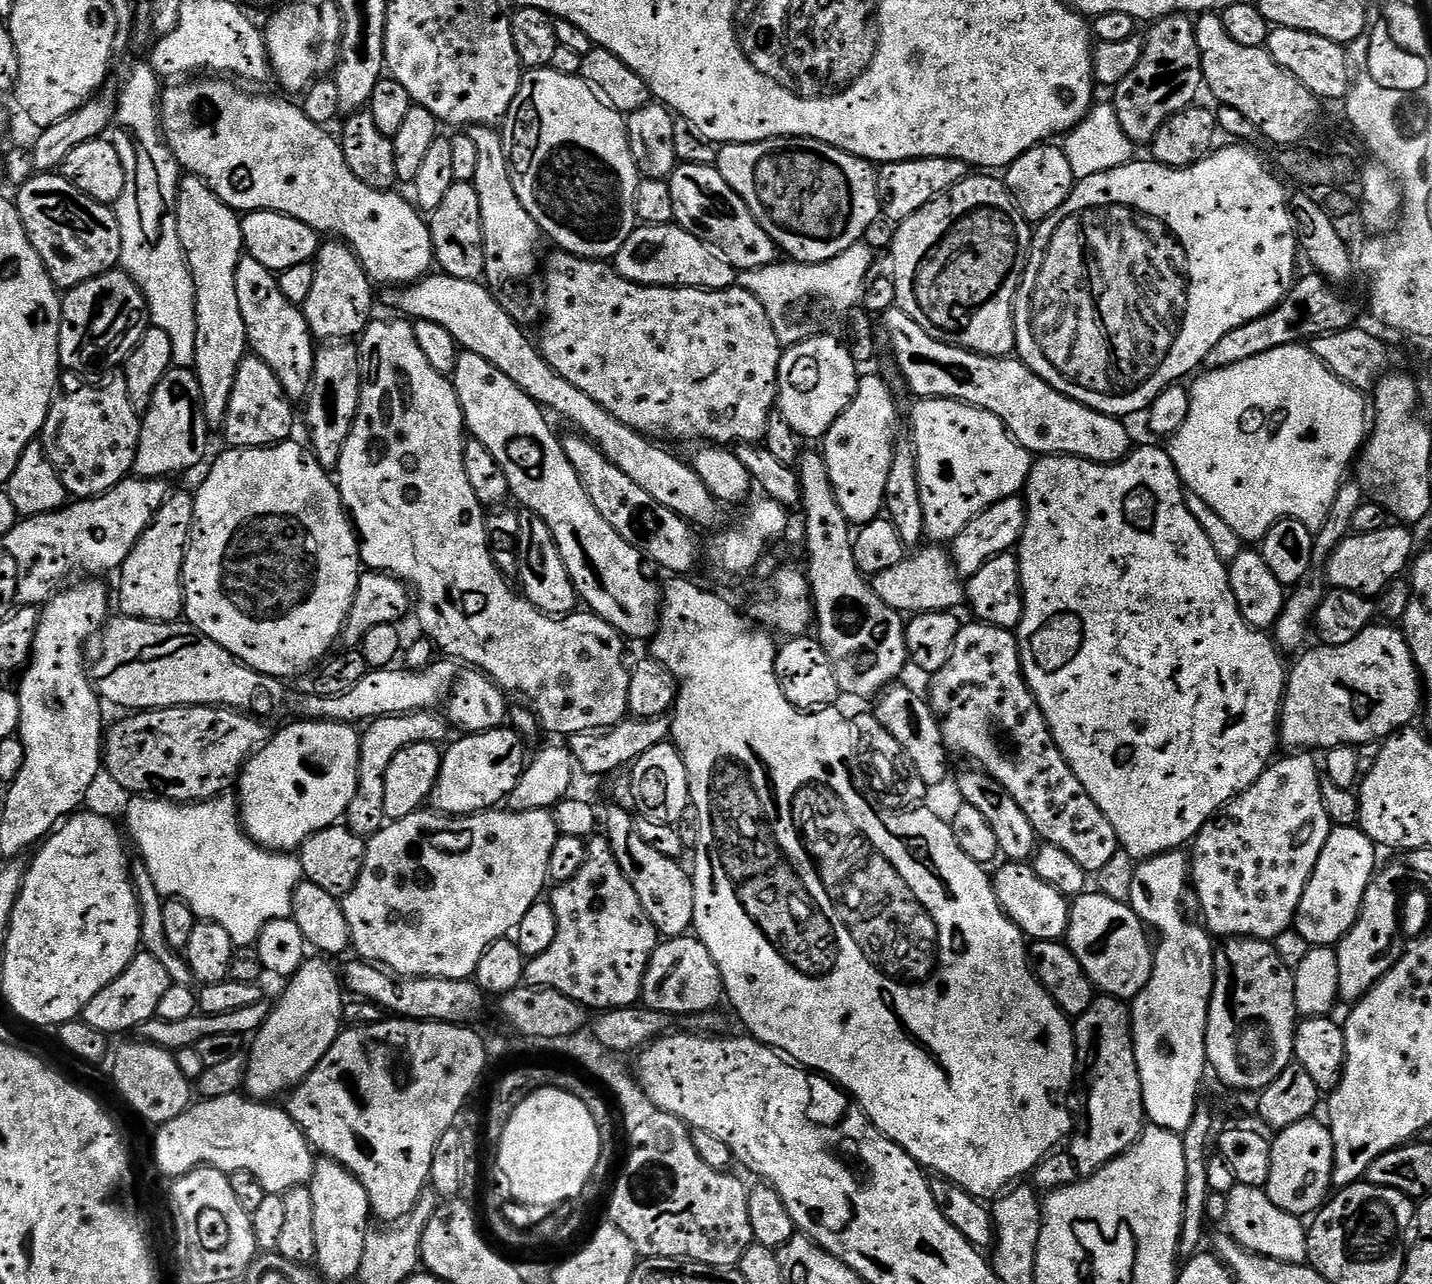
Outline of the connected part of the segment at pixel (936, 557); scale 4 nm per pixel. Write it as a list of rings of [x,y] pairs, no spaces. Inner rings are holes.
[[[928,546],[932,548],[921,547],[911,554],[905,555],[898,566],[890,566],[890,570],[882,570],[882,574],[871,577],[870,583],[878,598],[886,602],[895,612],[901,614],[919,614],[921,612],[950,612],[959,609],[959,604],[963,605],[966,600],[966,588],[962,583],[962,578],[956,573],[956,568],[952,564],[952,557],[943,547]]]

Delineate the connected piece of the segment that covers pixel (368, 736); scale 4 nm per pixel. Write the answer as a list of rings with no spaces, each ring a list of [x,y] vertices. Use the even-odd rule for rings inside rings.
[[[404,712],[401,716],[378,716],[363,729],[360,738],[360,765],[358,766],[358,790],[346,813],[346,827],[354,834],[371,838],[384,827],[384,799],[386,795],[386,766],[402,750],[411,744],[439,745],[440,739],[450,732],[449,725],[434,712]]]

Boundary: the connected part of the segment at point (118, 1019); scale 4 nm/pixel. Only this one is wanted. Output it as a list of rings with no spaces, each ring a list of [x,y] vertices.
[[[141,950],[132,959],[130,966],[126,966],[126,970],[122,970],[122,974],[118,974],[118,978],[110,982],[110,986],[102,986],[102,990],[98,990],[98,994],[94,994],[90,1002],[86,1002],[82,1018],[86,1026],[102,1030],[102,1034],[109,1038],[115,1038],[119,1032],[128,1032],[131,1028],[132,1031],[139,1030],[142,1022],[155,1016],[158,1001],[172,984],[170,974],[166,974],[166,966],[162,966],[162,962],[154,958],[154,954]]]

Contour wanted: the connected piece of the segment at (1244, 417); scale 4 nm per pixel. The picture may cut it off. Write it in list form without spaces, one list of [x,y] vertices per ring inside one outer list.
[[[1300,344],[1275,348],[1266,354],[1258,354],[1258,358],[1246,358],[1246,362],[1238,362],[1234,366],[1225,368],[1214,368],[1205,373],[1205,376],[1196,385],[1191,385],[1190,414],[1186,414],[1186,422],[1182,422],[1182,426],[1170,440],[1170,444],[1172,444],[1170,455],[1176,467],[1176,473],[1180,475],[1180,481],[1184,483],[1185,489],[1198,494],[1198,498],[1202,498],[1202,502],[1206,502],[1206,506],[1210,506],[1210,510],[1214,510],[1214,514],[1218,514],[1218,518],[1224,519],[1230,526],[1230,530],[1234,530],[1234,534],[1238,534],[1241,541],[1244,542],[1263,540],[1270,530],[1270,526],[1274,526],[1280,520],[1297,520],[1314,534],[1319,532],[1322,522],[1326,522],[1326,518],[1330,514],[1330,506],[1334,506],[1334,498],[1338,494],[1340,485],[1349,475],[1350,469],[1365,443],[1365,397],[1346,382],[1342,382],[1342,378],[1335,376],[1321,360],[1314,358],[1311,347]]]

